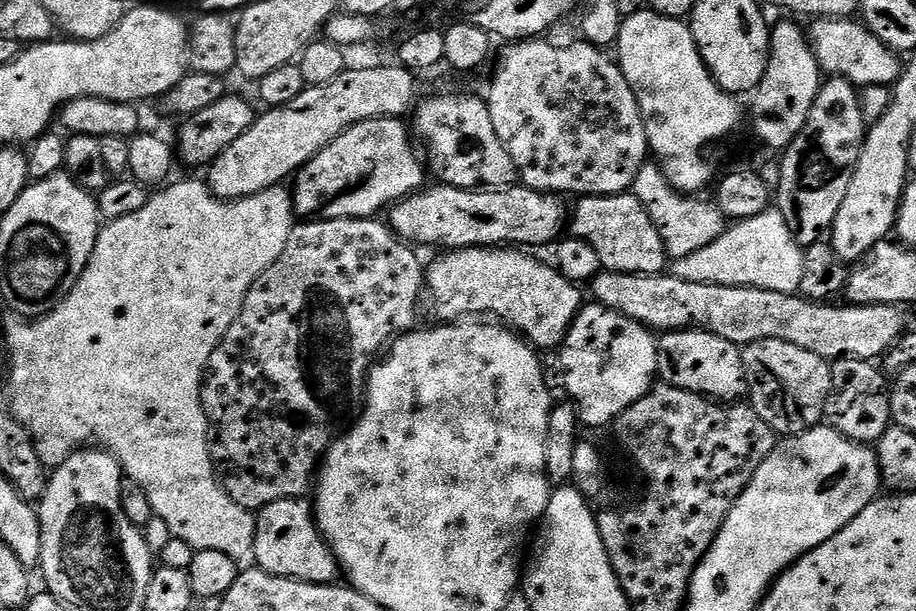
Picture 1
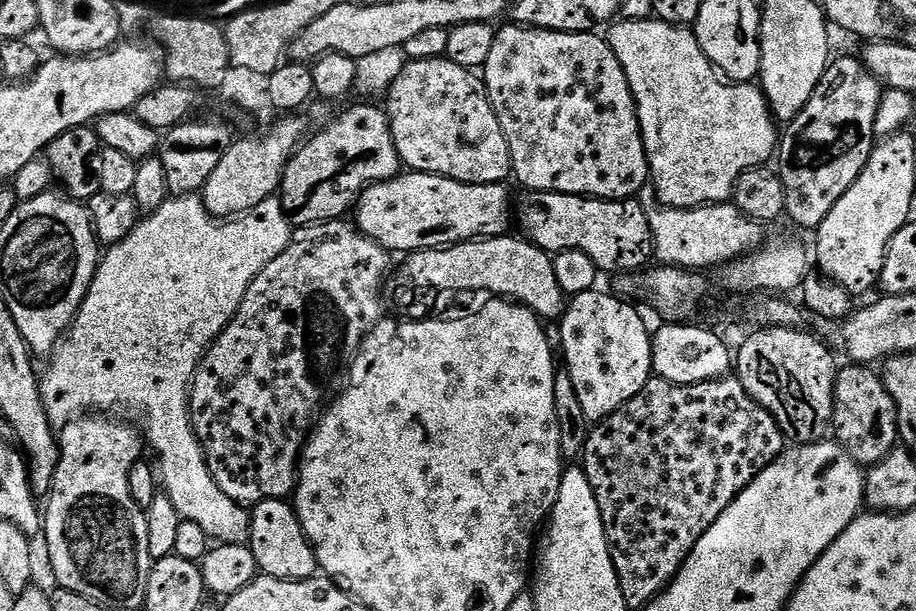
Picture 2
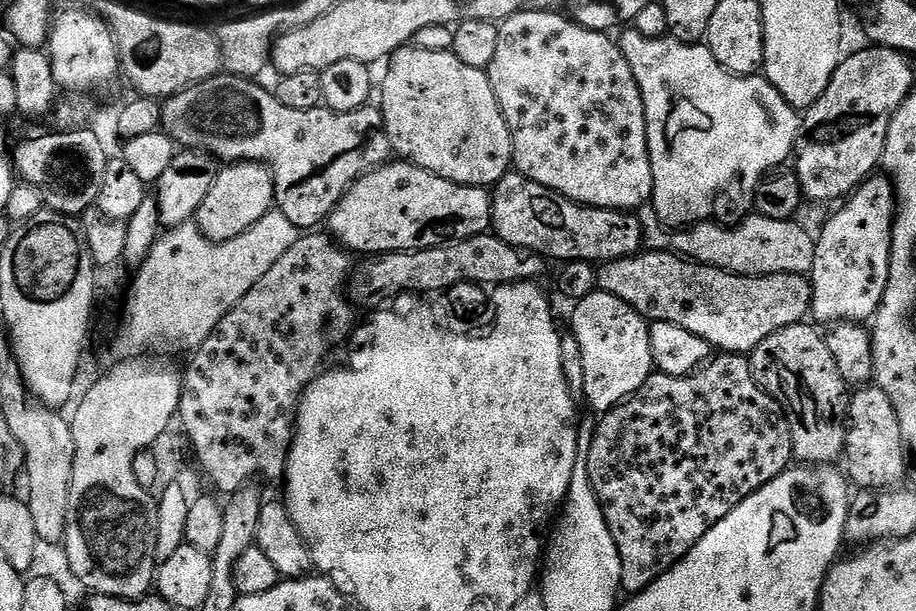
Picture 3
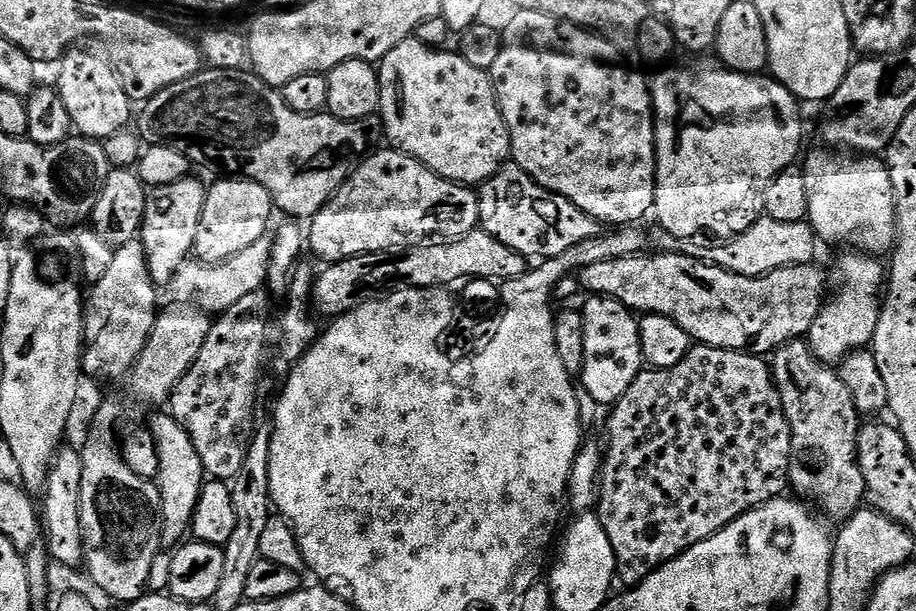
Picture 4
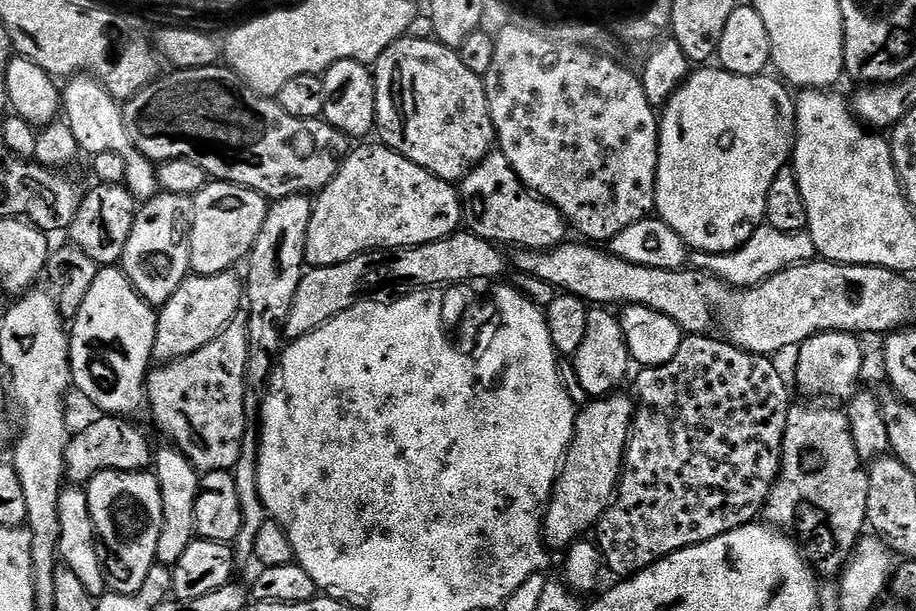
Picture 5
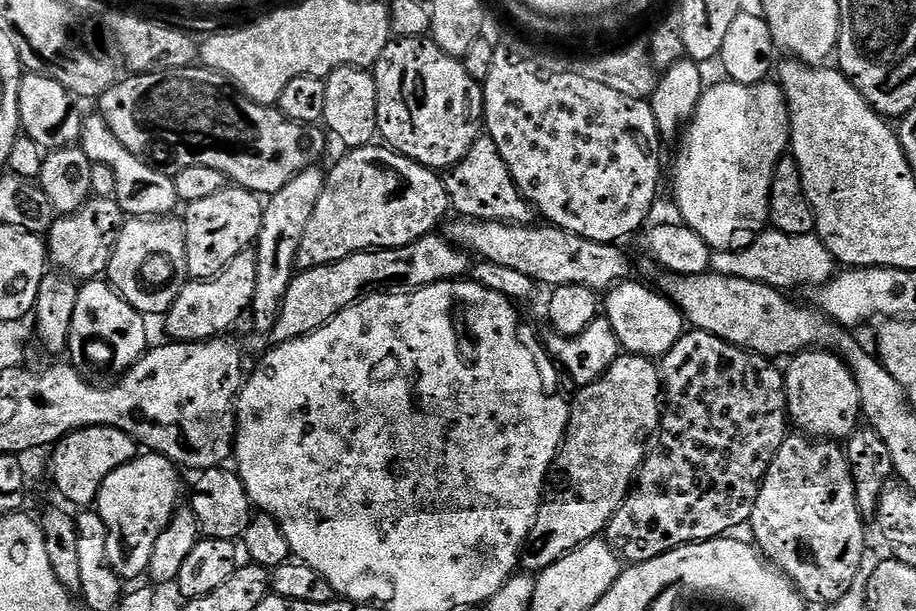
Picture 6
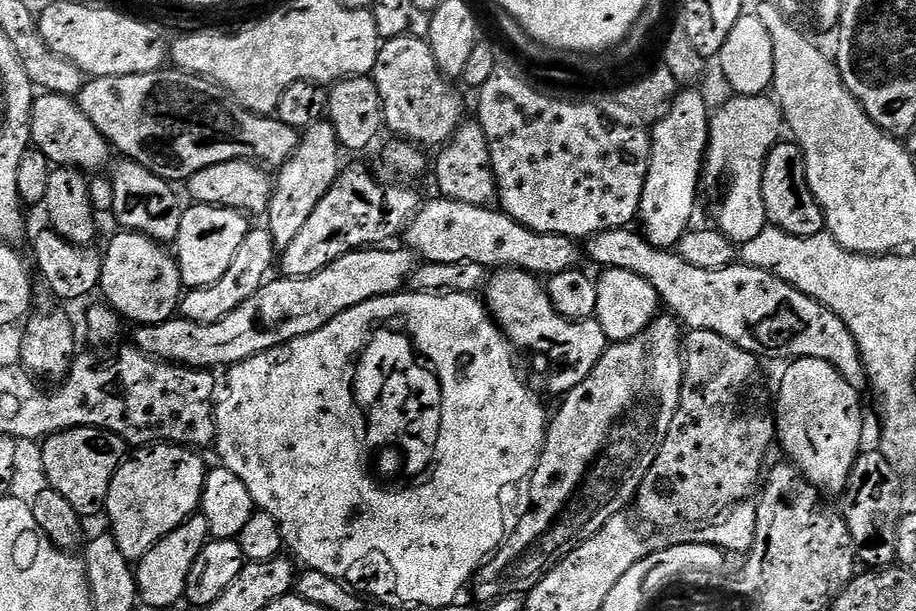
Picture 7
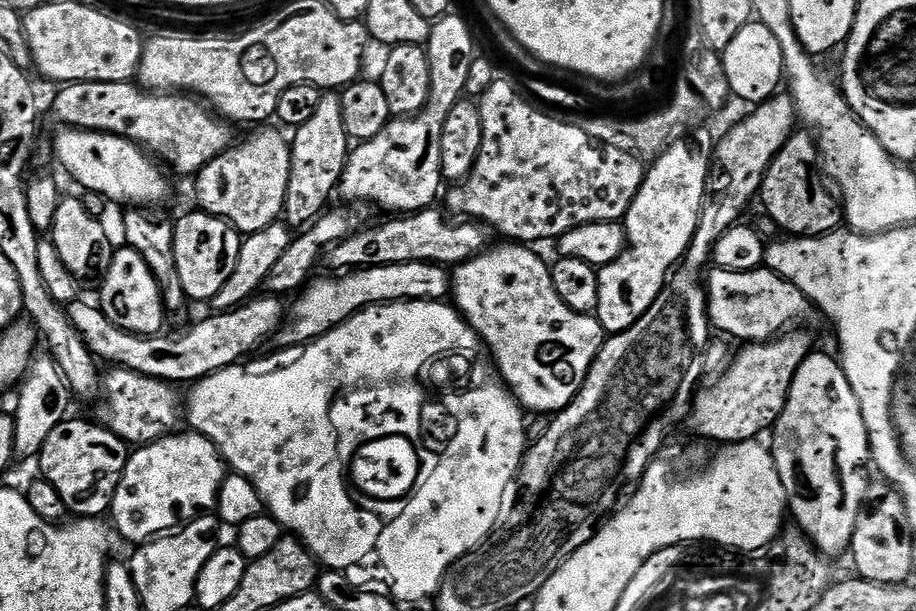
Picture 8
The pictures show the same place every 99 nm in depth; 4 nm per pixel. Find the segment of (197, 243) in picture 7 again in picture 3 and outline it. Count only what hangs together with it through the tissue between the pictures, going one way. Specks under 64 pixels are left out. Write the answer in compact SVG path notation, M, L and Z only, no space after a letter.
M251 162L228 164L225 169L225 172L224 169L217 171L214 186L210 186L210 194L206 194L206 202L202 202L202 206L196 211L194 217L194 223L199 228L200 233L207 240L213 240L216 244L221 244L232 238L238 238L238 234L250 230L250 226L254 226L254 222L258 222L265 214L273 211L276 199L272 173L263 164L253 164Z

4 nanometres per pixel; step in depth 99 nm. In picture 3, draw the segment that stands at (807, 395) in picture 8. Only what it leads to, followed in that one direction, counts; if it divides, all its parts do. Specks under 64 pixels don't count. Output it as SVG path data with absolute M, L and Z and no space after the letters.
M880 174L873 175L840 206L825 222L820 236L818 232L815 237L814 266L810 273L810 316L813 321L821 320L816 322L824 326L871 321L882 302L882 294L886 294L886 282L890 278L892 220L896 216L891 180Z

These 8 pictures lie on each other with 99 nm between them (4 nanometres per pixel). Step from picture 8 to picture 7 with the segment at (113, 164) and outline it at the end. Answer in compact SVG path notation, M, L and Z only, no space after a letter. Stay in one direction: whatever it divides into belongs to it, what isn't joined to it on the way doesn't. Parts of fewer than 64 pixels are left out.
M40 94L32 102L32 144L35 151L46 154L53 165L65 168L100 170L108 160L105 133L82 114L79 103L70 96Z

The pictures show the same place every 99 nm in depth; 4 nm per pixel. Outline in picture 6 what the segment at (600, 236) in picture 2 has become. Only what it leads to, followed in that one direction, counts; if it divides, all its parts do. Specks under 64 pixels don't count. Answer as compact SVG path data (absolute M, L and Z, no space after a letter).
M487 134L476 139L466 158L452 167L443 182L451 211L457 217L503 224L532 224L537 219L536 209L518 190L506 162L502 162L502 154L498 154L498 146L494 146L494 138Z

